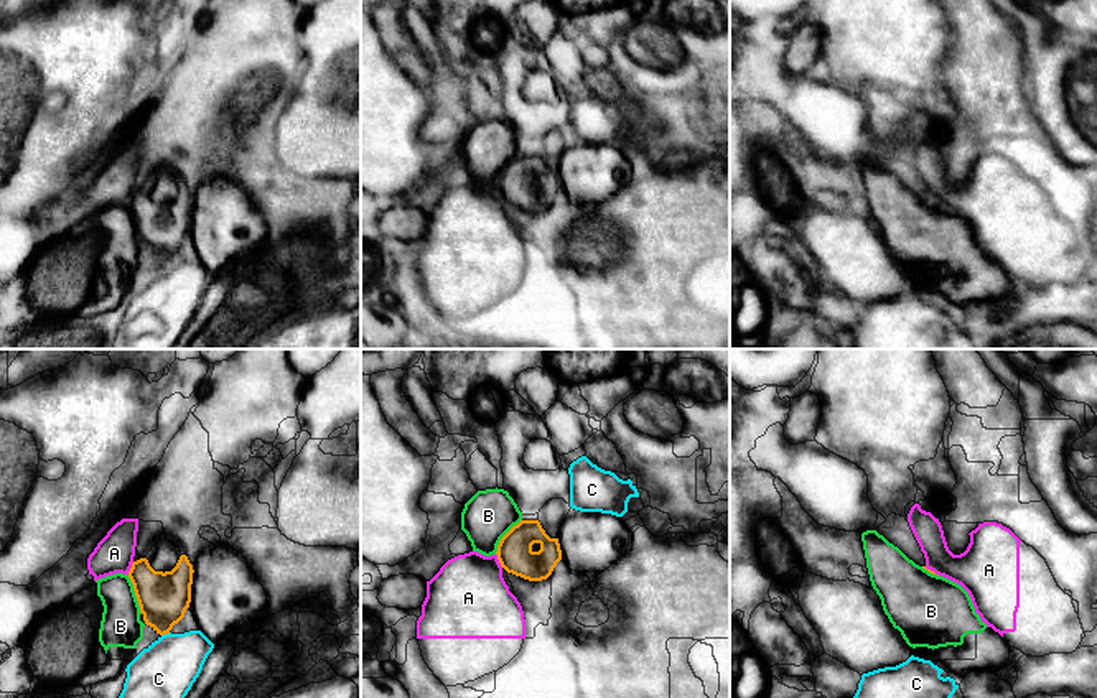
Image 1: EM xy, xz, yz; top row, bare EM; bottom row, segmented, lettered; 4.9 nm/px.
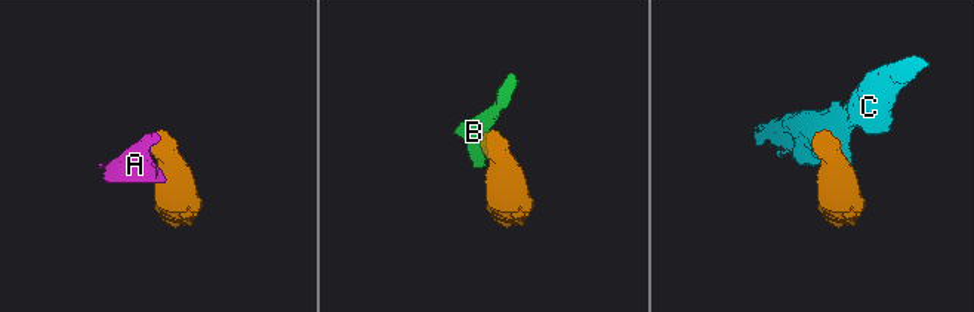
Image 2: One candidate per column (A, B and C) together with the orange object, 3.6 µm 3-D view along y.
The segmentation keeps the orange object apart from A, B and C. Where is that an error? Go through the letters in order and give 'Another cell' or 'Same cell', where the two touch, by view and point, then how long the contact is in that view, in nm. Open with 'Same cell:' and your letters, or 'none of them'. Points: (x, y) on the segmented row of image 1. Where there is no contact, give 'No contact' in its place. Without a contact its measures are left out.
Same cell: none of them
A: Another cell. Touches orange at xz (498, 558). Shared border 80 nm
B: Another cell. Touches orange at xy (135, 595). Shared border 200 nm
C: Another cell. Touches orange at xy (165, 632). Shared border 50 nm

